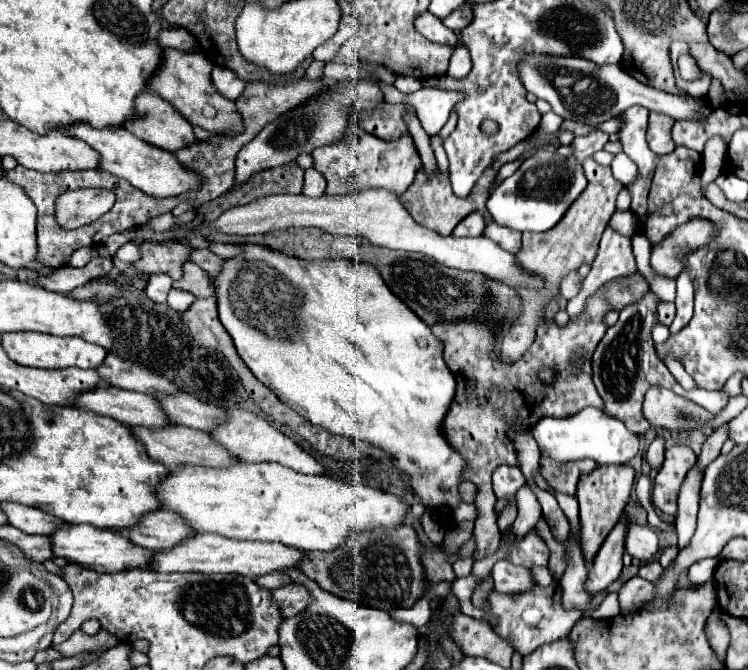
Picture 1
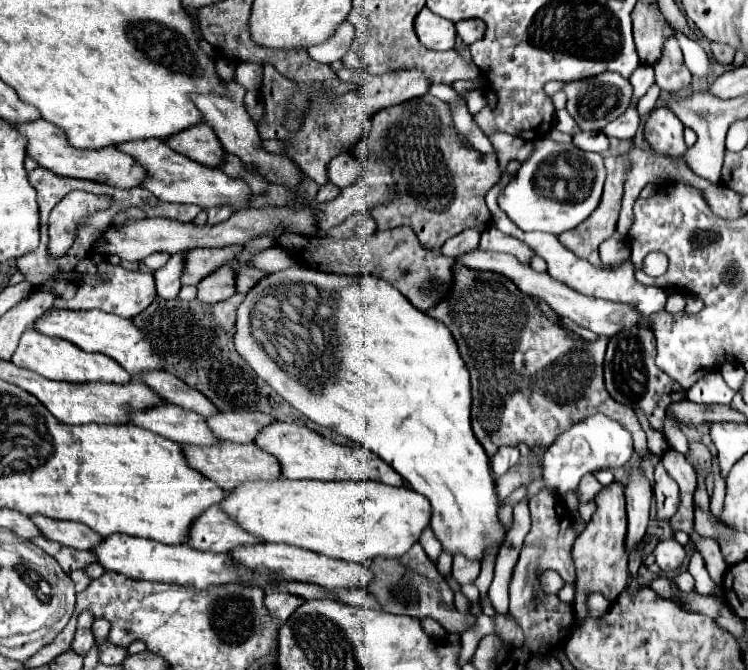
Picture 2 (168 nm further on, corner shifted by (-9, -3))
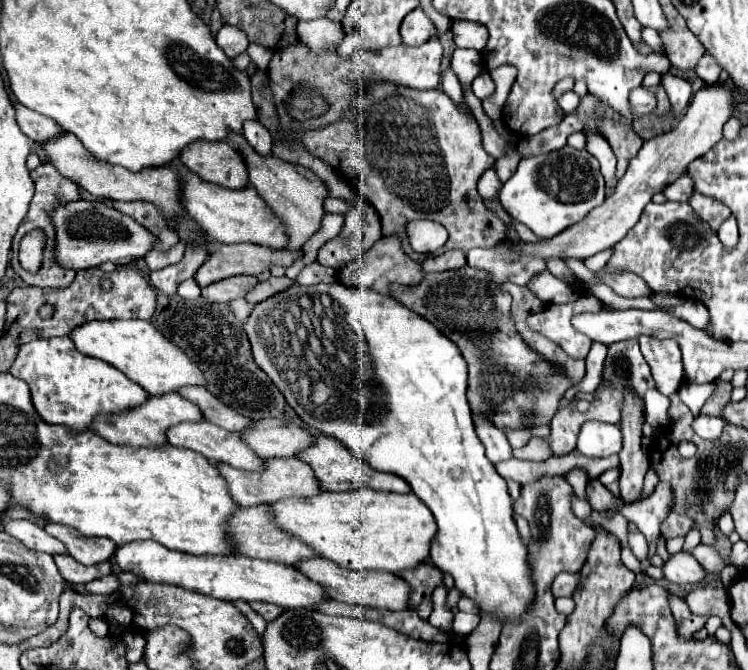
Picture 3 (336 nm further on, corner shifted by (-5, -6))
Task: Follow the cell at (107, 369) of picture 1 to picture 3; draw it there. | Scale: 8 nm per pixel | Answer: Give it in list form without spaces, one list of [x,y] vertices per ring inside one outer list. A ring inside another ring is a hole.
[[[185,386],[185,390],[179,390],[177,394],[187,398],[189,402],[193,402],[203,412],[205,420],[209,420],[209,422],[213,422],[213,424],[217,424],[229,432],[239,432],[251,424],[249,418],[241,416],[239,412],[235,412],[229,406],[225,406],[223,402],[219,402],[203,386]]]

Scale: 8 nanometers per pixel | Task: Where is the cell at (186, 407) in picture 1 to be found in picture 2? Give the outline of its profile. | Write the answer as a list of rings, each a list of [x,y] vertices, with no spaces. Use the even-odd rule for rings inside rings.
[[[229,411],[207,419],[211,431],[215,431],[219,439],[233,443],[253,443],[259,431],[275,421],[273,415],[259,411]]]

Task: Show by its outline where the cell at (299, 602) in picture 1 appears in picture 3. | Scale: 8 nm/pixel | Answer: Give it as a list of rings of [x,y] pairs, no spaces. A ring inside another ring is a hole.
[[[251,602],[251,608],[253,608],[255,612],[259,612],[267,622],[273,622],[273,620],[283,612],[281,606],[273,606],[273,604],[269,604],[269,602]]]

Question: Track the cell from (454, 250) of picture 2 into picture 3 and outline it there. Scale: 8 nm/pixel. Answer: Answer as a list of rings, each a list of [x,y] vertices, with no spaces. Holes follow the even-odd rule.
[[[449,250],[449,252],[443,252],[435,258],[427,258],[423,262],[423,270],[425,272],[441,272],[441,270],[455,270],[455,268],[461,268],[465,264],[467,264],[465,252]]]

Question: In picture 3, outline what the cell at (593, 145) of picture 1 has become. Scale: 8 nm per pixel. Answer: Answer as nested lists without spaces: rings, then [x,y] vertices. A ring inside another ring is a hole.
[[[643,86],[633,88],[631,94],[629,94],[629,106],[631,106],[633,120],[637,120],[637,118],[641,118],[643,114],[649,114],[655,108],[655,96],[653,96],[653,92],[649,92]]]

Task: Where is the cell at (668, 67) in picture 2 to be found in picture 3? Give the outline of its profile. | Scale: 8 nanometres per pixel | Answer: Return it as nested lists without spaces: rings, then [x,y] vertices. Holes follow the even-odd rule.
[[[643,28],[643,40],[645,40],[645,44],[647,44],[655,54],[665,56],[665,46],[663,46],[657,30],[653,30],[653,28]]]

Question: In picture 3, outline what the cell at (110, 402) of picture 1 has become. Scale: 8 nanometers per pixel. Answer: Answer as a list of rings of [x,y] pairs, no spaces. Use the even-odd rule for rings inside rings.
[[[207,420],[181,422],[177,426],[171,426],[167,430],[167,442],[173,444],[173,446],[195,450],[195,452],[203,454],[211,462],[225,462],[225,464],[231,464],[231,466],[243,468],[243,470],[261,470],[261,458],[257,454],[253,454],[251,448],[247,448],[247,444],[239,438],[237,432],[227,432],[227,430],[215,426],[215,424],[207,422]]]

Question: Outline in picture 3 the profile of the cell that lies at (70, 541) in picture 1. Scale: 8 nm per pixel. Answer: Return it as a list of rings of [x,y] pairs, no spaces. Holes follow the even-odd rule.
[[[131,542],[119,546],[113,558],[123,572],[131,572],[145,582],[181,586],[219,600],[245,600],[245,602],[261,600],[283,608],[313,608],[325,598],[321,586],[305,578],[301,572],[293,570],[293,566],[285,566],[269,560],[255,560],[241,554],[189,556],[179,550],[169,550],[157,542]]]

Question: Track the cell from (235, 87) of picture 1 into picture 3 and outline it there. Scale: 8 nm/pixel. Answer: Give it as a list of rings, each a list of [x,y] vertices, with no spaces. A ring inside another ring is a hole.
[[[249,44],[247,54],[251,58],[251,64],[255,64],[257,70],[265,70],[269,60],[271,60],[271,56],[273,56],[273,50],[269,50],[265,46],[259,46],[259,44]]]

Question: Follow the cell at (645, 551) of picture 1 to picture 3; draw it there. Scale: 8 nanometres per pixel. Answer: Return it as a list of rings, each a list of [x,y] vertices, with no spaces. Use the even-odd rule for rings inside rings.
[[[677,552],[663,564],[663,576],[675,584],[699,584],[707,572],[691,554]]]

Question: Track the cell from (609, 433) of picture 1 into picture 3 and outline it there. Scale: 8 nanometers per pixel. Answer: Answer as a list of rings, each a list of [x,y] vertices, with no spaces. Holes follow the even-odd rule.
[[[585,422],[577,438],[577,452],[587,458],[605,458],[619,454],[623,446],[623,436],[617,424],[605,422]]]

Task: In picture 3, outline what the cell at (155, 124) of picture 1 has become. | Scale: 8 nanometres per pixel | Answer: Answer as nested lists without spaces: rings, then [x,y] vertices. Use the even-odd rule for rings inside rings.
[[[191,142],[181,150],[179,160],[195,172],[199,178],[225,186],[225,188],[245,188],[247,182],[247,168],[243,164],[241,154],[227,144],[221,142]]]

